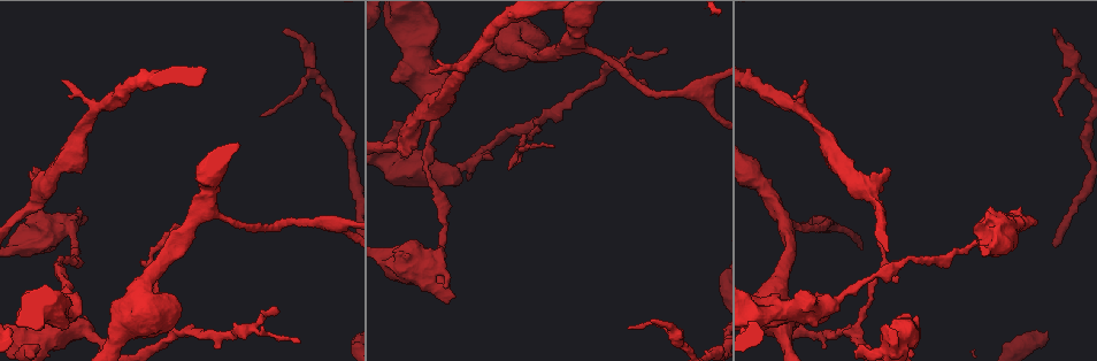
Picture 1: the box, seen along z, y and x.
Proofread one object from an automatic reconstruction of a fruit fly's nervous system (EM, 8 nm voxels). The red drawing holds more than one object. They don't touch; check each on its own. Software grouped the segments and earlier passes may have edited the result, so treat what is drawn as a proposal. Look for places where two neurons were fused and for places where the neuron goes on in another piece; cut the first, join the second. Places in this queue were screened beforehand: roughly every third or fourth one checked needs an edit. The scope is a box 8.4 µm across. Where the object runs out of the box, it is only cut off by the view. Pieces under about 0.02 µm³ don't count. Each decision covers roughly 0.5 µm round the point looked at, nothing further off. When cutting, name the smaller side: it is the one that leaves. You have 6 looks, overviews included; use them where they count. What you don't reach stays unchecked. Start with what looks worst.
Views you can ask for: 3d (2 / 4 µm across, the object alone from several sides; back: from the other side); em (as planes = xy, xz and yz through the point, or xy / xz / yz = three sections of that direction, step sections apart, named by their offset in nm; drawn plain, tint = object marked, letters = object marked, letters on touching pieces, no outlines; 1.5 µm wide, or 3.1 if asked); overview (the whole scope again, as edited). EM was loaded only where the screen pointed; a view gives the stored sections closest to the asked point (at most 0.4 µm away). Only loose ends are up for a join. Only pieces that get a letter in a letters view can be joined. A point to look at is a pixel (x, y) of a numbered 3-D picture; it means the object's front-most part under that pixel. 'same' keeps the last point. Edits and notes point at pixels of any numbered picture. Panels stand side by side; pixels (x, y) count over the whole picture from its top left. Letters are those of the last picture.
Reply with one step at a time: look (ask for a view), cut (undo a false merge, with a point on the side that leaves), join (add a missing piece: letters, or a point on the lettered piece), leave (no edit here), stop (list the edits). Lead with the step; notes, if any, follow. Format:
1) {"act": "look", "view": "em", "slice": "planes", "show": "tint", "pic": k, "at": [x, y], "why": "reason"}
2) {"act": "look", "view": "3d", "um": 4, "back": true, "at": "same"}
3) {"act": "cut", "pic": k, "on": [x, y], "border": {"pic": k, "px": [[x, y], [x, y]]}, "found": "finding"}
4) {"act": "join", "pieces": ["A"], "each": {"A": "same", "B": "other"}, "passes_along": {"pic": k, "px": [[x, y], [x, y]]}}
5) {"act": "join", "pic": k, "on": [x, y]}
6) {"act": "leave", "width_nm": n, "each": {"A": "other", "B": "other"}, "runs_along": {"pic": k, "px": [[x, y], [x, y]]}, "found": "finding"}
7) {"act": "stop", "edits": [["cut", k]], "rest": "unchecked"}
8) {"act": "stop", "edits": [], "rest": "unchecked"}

{"act": "look", "view": "em", "slice": "planes", "show": "plain", "pic": 1, "at": [36, 168], "why": "free end"}

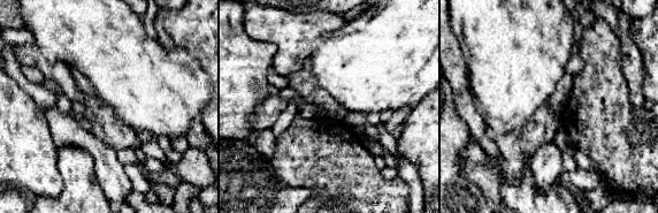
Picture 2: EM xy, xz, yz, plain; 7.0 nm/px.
{"act": "look", "view": "em", "slice": "planes", "show": "tint", "at": "same", "why": "with the object marked"}

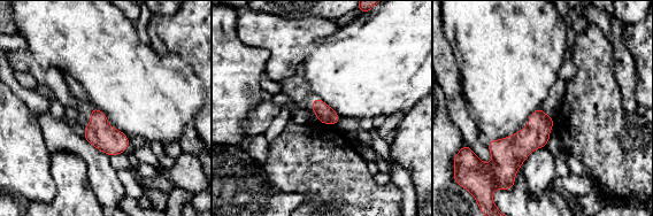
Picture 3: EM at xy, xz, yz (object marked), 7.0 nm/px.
{"act": "look", "view": "em", "slice": "planes", "show": "letters", "at": "same", "why": "see the neighbours"}

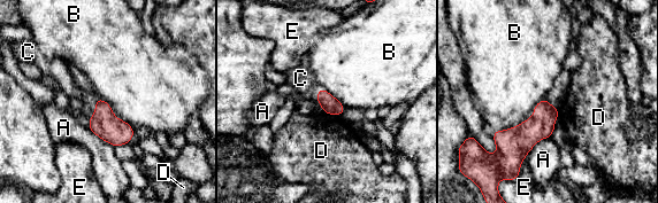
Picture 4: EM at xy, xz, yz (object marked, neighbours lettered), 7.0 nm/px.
{"act": "join", "pieces": ["C"], "each": {"A": "other", "B": "other", "C": "same", "D": "other", "E": "other"}, "passes_along": {"pic": 4, "px": [[104, 124], [96, 108], [68, 85]]}, "found": "it goes on there"}

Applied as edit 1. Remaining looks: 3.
{"act": "look", "view": "3d", "um": 2, "pic": 1, "at": [204, 213]}

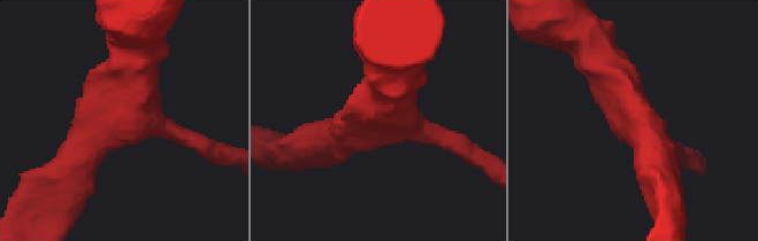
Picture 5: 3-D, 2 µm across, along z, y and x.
{"act": "look", "view": "em", "slice": "planes", "show": "letters", "pic": 5, "at": [124, 121], "arms": 3, "why": "shape alone is not enough"}

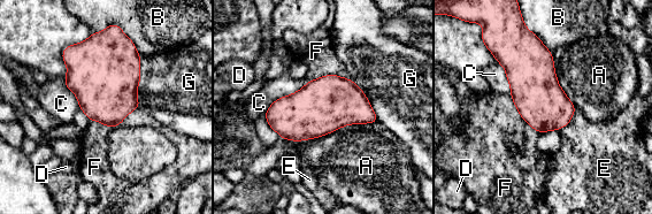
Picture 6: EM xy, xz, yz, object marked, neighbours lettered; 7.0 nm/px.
{"act": "leave", "longest_contact_nm": ["A", 600], "each": {"A": "other", "B": "other", "C": "other", "D": "other", "E": "other", "F": "other", "G": "other"}, "found": "one neuron here"}

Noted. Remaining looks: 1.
{"act": "look", "view": "em", "slice": "planes", "show": "letters", "pic": 1, "at": [298, 341], "why": "an open end"}

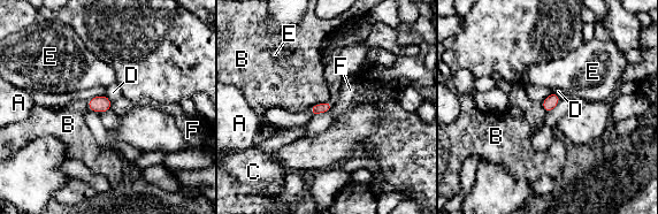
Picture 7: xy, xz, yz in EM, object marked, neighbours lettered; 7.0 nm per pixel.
{"act": "leave", "longest_contact_nm": ["B", 160], "each": {"A": "other", "B": "other", "C": "other", "D": "other", "E": "other", "F": "other"}, "border": {"pic": 7, "px": [[328, 100], [308, 108]]}, "found": "no lettered piece goes on from it"}

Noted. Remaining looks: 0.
{"act": "stop", "edits": [["join", 4]], "rest": "unchecked"}

